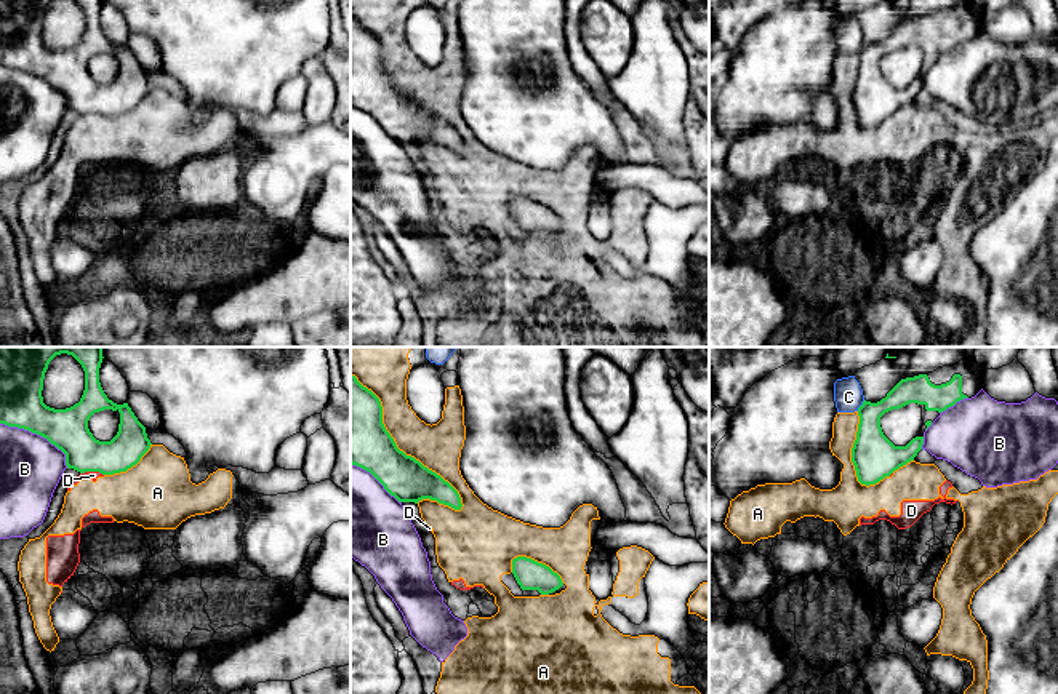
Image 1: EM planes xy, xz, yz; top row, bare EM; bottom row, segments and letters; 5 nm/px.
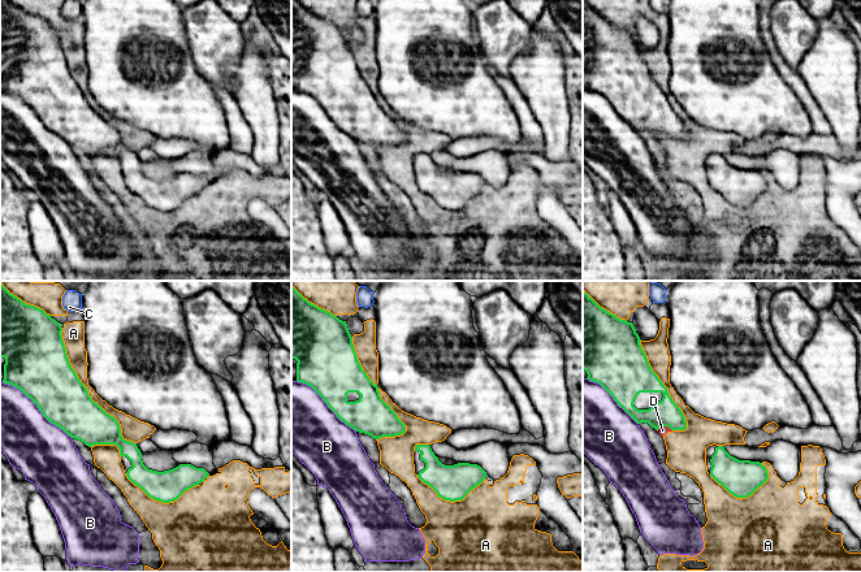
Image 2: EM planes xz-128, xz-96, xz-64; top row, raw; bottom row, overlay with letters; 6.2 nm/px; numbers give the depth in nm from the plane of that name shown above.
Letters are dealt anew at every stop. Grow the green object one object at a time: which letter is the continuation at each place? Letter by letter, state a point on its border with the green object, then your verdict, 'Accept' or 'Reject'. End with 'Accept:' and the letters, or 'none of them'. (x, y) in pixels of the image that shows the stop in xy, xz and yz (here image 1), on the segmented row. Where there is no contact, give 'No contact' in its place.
A: Touches green at xz (397, 448). Reject
B: Touches green at xy (39, 434). Reject
C: Touches green at yz (861, 405). Reject
D: Touches green at xy (92, 470). Reject
Accept: none of them

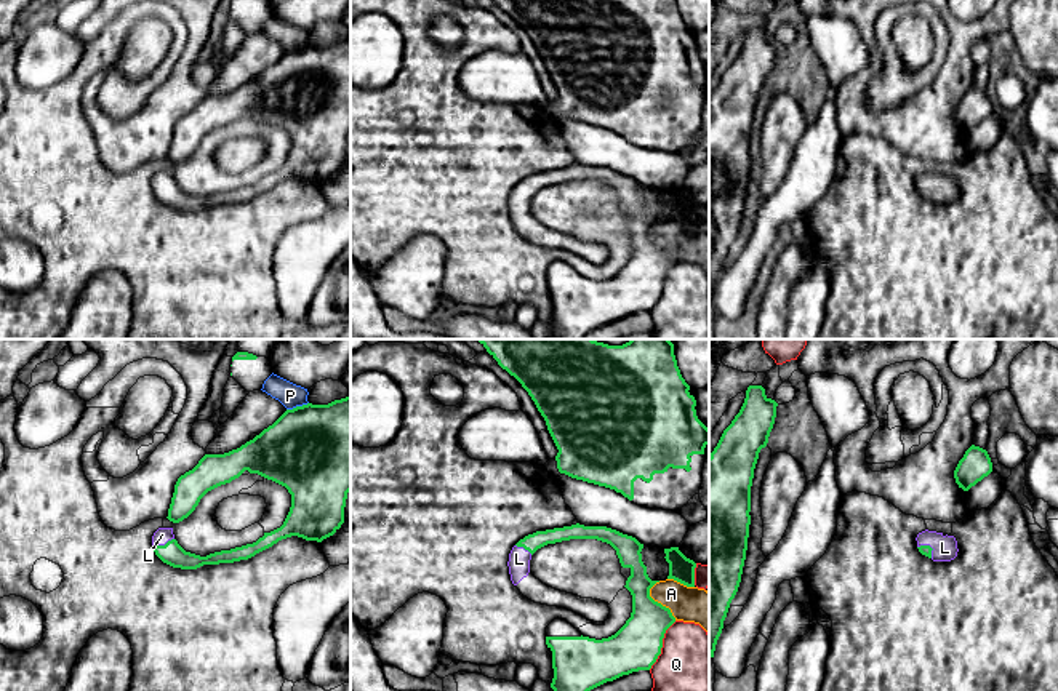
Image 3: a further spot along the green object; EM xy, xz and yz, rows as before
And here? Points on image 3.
A: Touches green at xz (657, 602). Reject
L: Touches green at xy (165, 544). Accept
P: Touches green at xy (296, 407). Reject
Q: Touches green at xz (661, 645). Reject
Accept: L

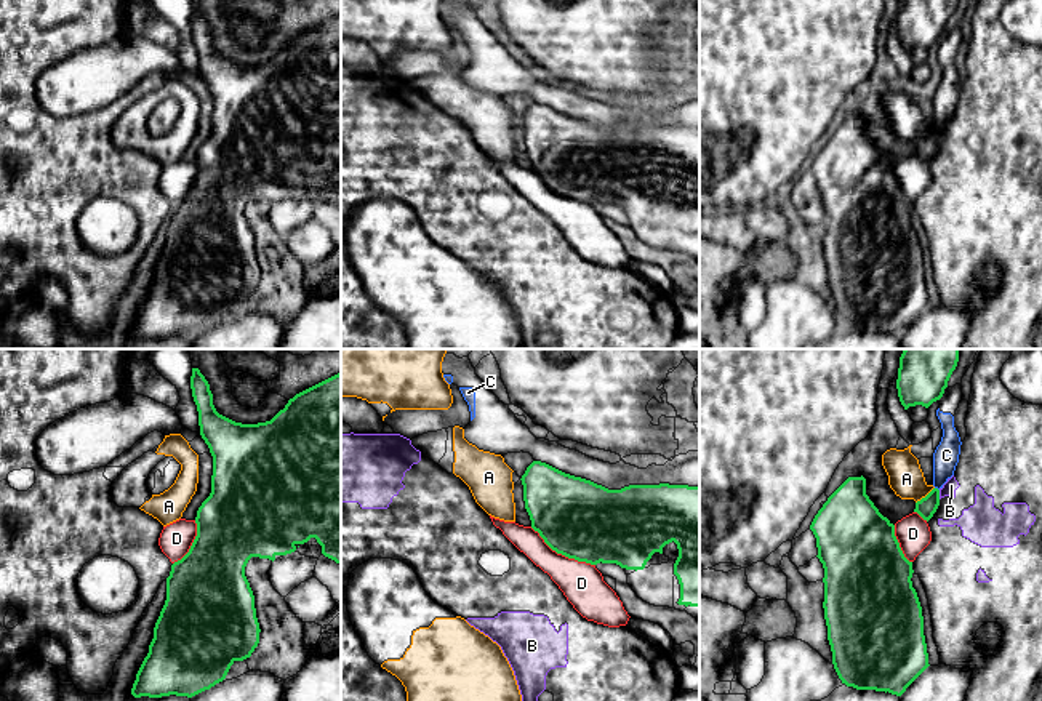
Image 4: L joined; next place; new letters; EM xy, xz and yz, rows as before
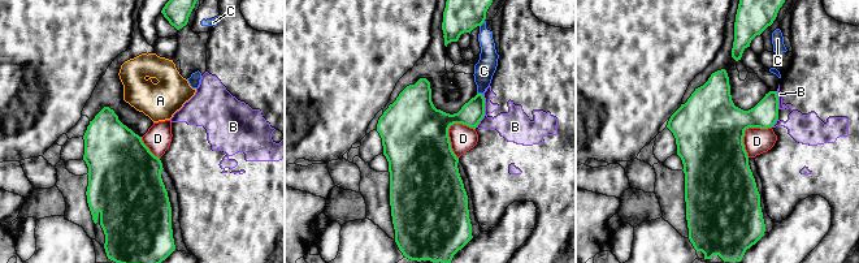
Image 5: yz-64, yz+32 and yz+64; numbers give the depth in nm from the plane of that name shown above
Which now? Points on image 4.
A: Touches green at yz (925, 496). Reject
B: Touches green at yz (938, 495). Reject
C: Touches green at yz (937, 488). Reject
D: Touches green at xz (562, 554). Reject
Accept: none of them

